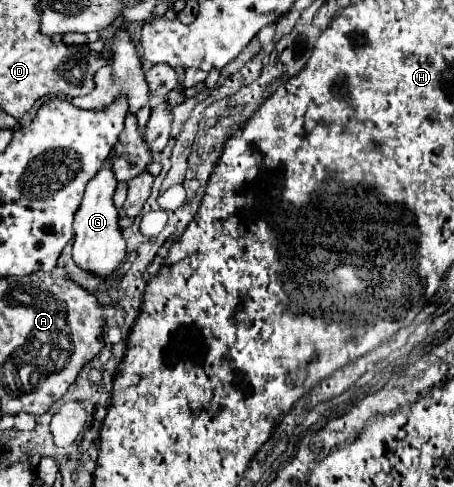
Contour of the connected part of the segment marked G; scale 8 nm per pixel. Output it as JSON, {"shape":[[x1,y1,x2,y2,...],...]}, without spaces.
{"shape":[[112,150,102,168,96,172,96,176,88,182,84,200,74,214,74,262,82,266,84,270,96,272,100,276,110,276,118,264,126,258,126,240,122,236,122,230,118,226,118,210,114,206,114,190,116,190,116,176,112,170,112,156,116,152]]}

